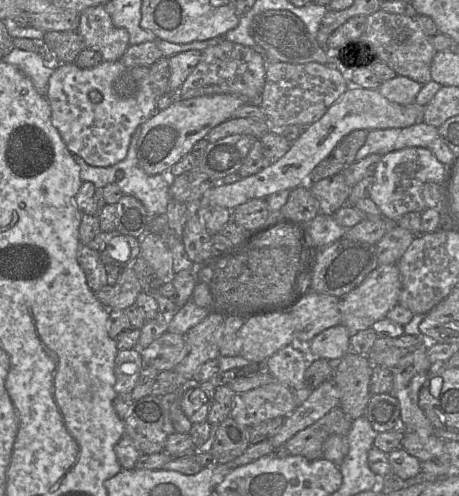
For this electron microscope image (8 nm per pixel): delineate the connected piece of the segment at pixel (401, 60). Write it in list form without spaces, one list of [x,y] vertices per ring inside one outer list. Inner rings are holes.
[[[380,8],[377,12],[367,16],[365,30],[359,42],[353,47],[356,49],[350,48],[347,54],[358,53],[362,50],[361,47],[369,47],[371,52],[367,52],[367,55],[379,58],[397,75],[408,77],[422,85],[432,80],[431,63],[437,51],[433,47],[432,37],[424,33],[417,18],[389,13]]]

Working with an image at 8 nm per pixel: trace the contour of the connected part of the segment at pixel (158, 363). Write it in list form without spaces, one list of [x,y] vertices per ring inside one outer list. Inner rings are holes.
[[[164,332],[140,352],[144,366],[151,366],[158,371],[175,368],[185,349],[185,335]]]

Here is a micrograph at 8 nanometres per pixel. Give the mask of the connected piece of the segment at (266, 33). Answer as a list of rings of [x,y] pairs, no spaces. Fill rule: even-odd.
[[[267,10],[255,15],[250,26],[250,34],[264,49],[267,61],[293,64],[317,62],[323,65],[328,62],[326,50],[308,32],[301,19],[288,10]]]

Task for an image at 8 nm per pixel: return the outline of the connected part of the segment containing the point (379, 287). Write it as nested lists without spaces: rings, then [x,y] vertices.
[[[397,264],[383,265],[378,266],[360,285],[340,298],[341,323],[348,328],[351,336],[386,318],[388,312],[398,304],[401,287],[401,276]]]

